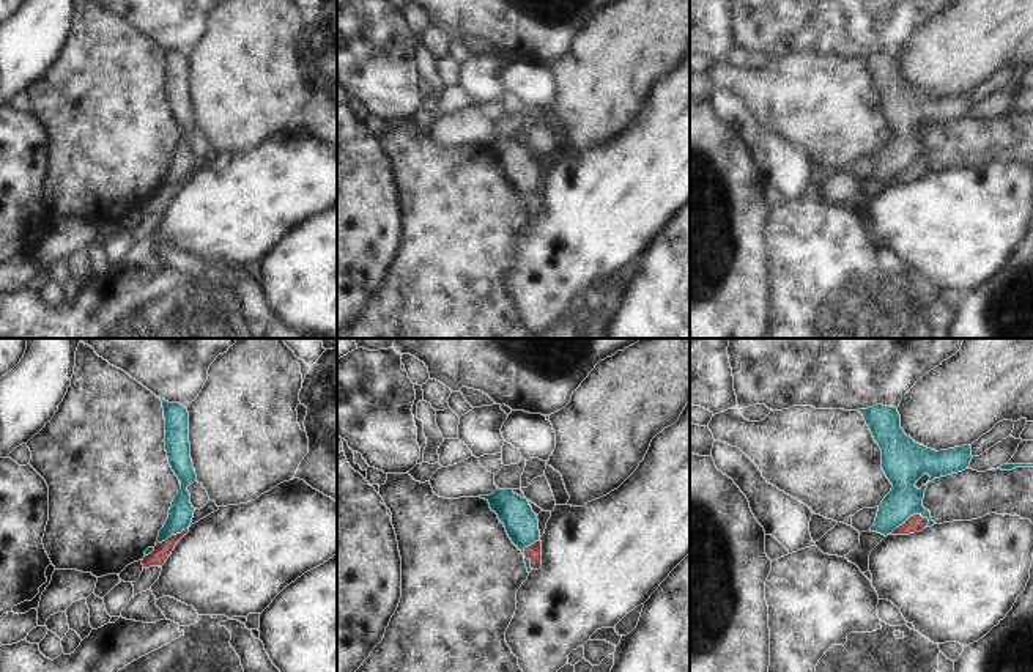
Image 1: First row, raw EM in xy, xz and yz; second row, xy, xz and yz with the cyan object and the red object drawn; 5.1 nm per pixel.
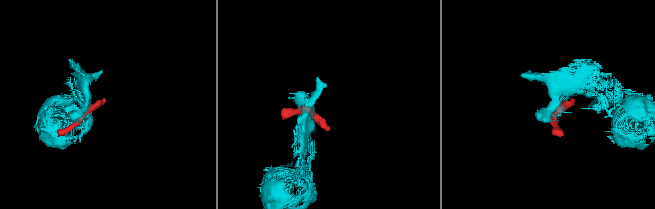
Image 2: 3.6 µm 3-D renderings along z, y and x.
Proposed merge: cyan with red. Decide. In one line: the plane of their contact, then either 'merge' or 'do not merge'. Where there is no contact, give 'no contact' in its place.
meets cyan in yz; do not merge

